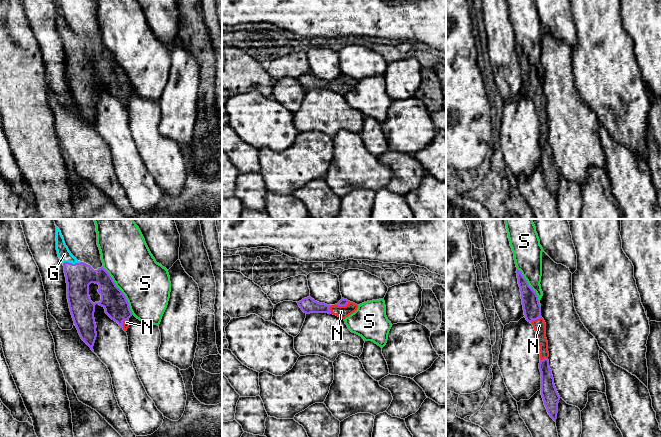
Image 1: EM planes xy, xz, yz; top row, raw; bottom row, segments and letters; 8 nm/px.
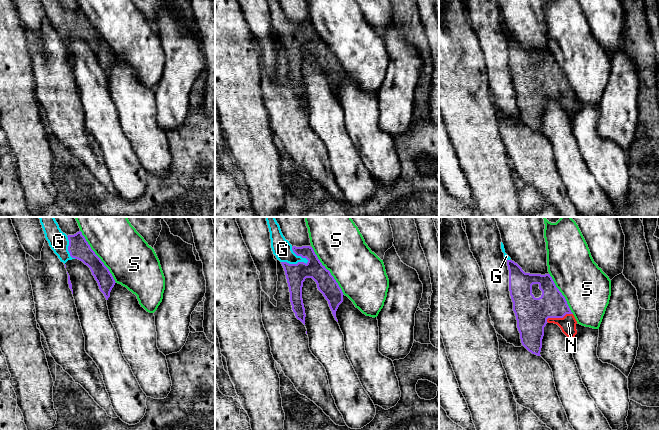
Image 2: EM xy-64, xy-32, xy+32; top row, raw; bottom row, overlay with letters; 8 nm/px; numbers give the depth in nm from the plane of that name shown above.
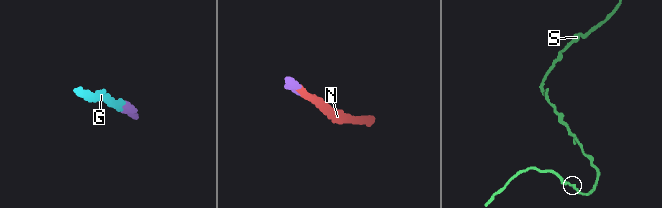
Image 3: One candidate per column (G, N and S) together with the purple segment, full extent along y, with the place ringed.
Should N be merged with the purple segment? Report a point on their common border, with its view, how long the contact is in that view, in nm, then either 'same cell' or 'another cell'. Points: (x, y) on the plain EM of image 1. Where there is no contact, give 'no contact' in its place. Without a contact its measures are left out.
contact xz (342, 81); length 110 nm; same cell

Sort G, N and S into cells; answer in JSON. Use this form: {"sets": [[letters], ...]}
{"sets": [["G", "N"], ["S"]]}

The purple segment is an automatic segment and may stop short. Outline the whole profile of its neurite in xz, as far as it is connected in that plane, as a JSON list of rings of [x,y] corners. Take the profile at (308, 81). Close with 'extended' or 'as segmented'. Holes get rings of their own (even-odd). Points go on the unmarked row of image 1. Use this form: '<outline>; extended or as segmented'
[[[310,72],[302,75],[297,79],[301,84],[301,86],[306,90],[328,89],[341,93],[342,95],[345,95],[346,93],[354,89],[358,84],[357,80],[350,78],[344,74],[342,74],[335,81],[327,81],[325,79],[319,79],[314,75],[312,75]]]; extended

